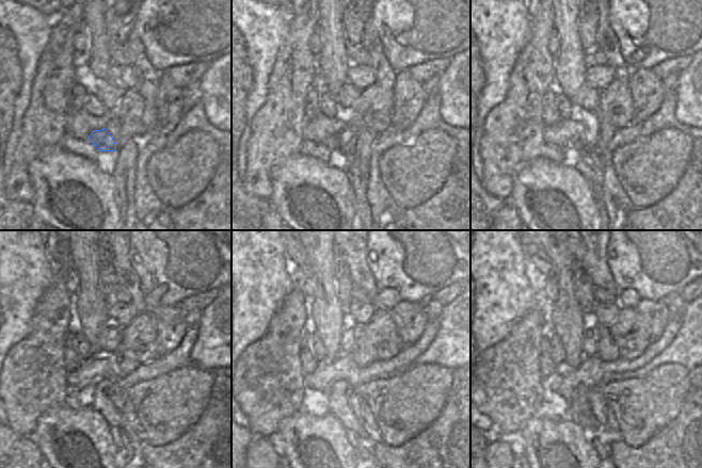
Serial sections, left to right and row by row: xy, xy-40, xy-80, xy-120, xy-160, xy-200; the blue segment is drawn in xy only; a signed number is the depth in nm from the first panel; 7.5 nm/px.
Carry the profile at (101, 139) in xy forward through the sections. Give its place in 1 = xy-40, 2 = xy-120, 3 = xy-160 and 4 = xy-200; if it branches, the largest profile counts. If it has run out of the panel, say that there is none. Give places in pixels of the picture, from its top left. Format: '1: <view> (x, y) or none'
1: xy-40 (346, 139)
2: xy-120 (117, 394)
3: xy-160 (354, 402)
4: xy-200 (687, 349)

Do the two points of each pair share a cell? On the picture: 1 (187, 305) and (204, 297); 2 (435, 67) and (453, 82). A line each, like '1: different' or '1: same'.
1: same
2: different

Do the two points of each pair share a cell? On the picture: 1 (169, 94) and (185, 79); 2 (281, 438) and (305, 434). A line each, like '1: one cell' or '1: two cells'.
1: two cells
2: one cell

